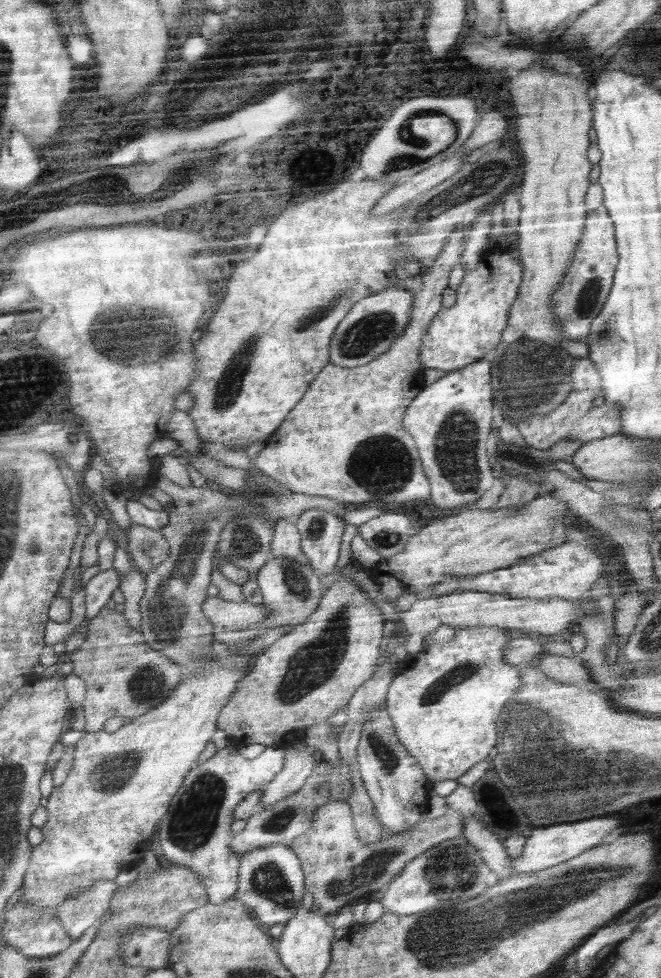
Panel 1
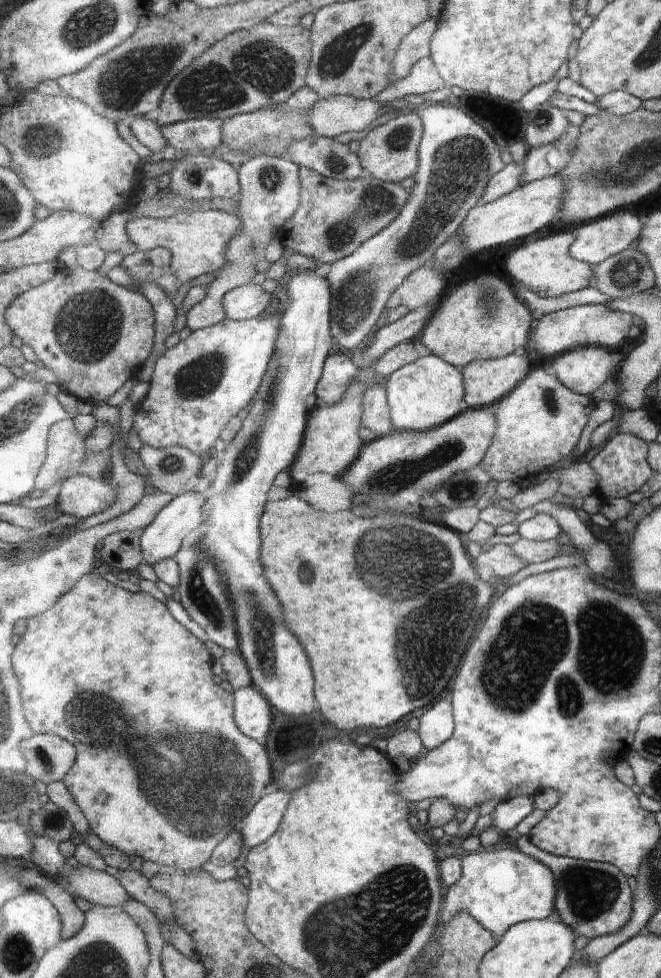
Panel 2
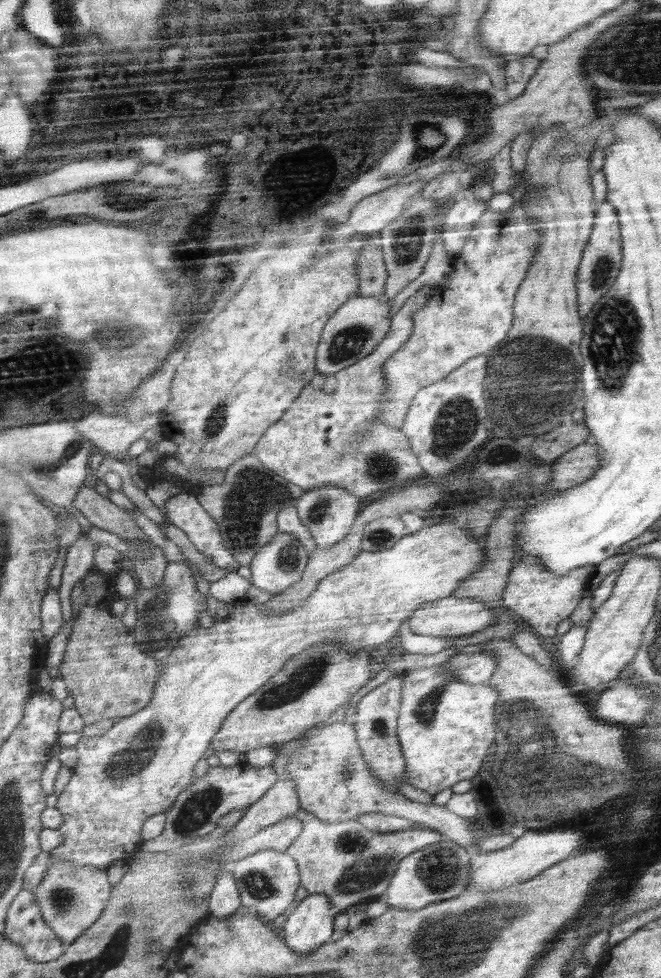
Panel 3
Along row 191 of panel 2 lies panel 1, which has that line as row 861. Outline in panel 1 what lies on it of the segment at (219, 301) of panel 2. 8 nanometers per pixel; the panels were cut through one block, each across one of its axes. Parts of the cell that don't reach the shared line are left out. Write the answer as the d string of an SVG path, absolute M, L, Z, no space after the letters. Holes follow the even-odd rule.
M279 844L256 847L241 856L239 900L252 909L257 920L267 928L274 926L274 924L285 925L290 918L294 918L298 914L304 896L304 871L303 868L300 868L300 863L298 855L290 846Z

